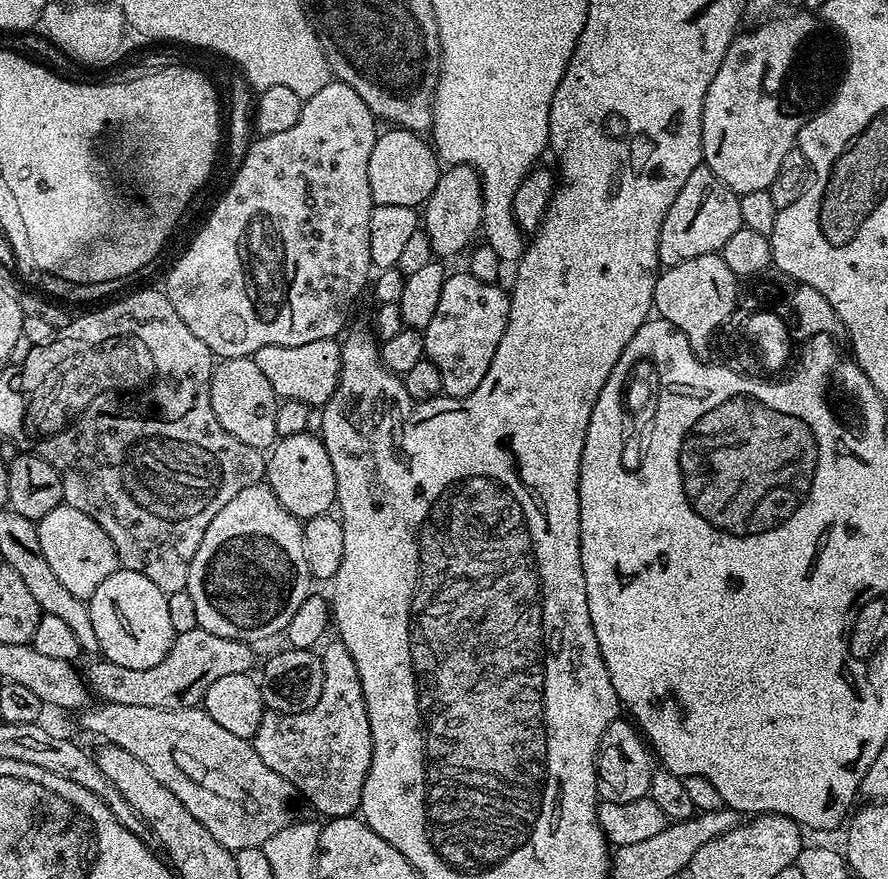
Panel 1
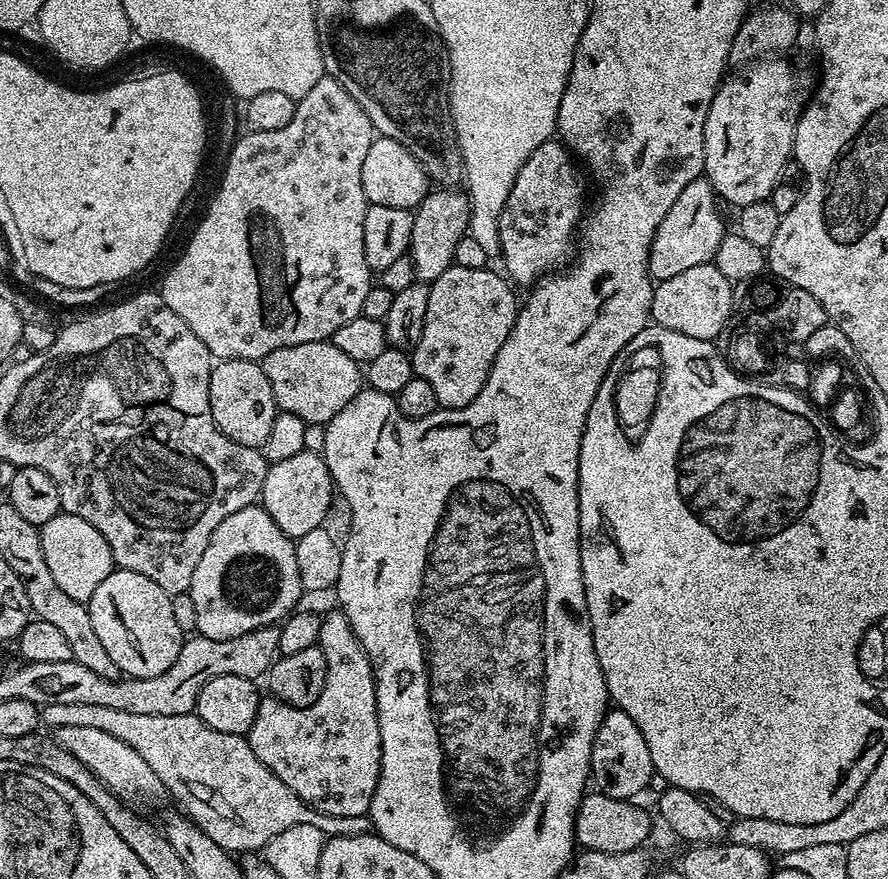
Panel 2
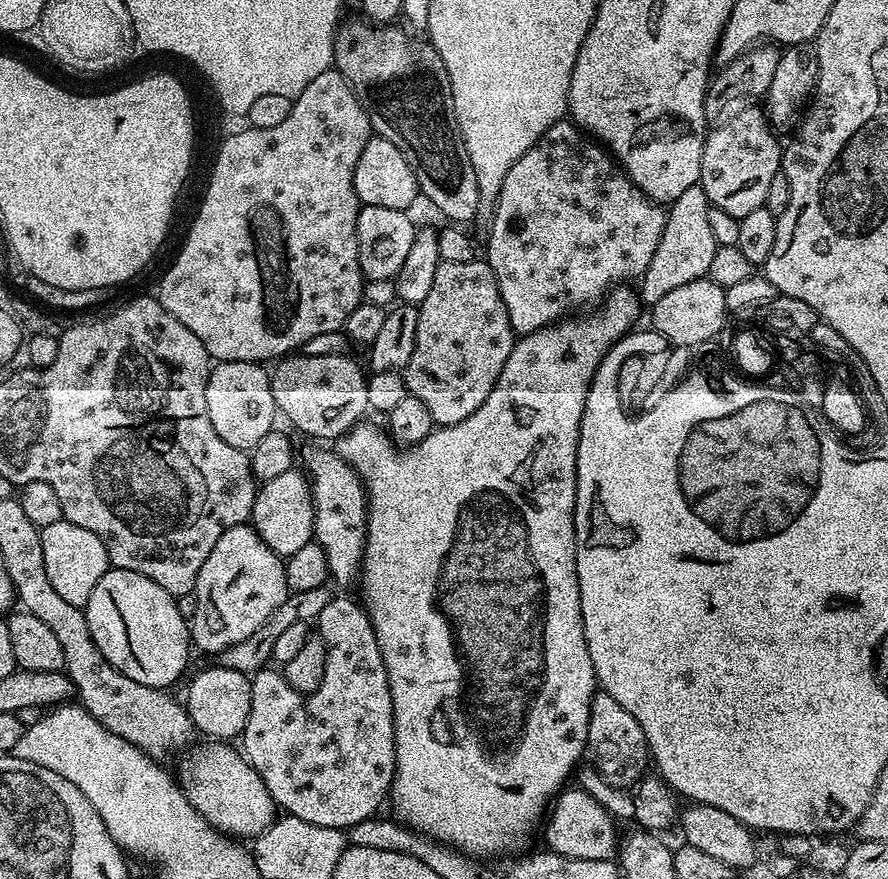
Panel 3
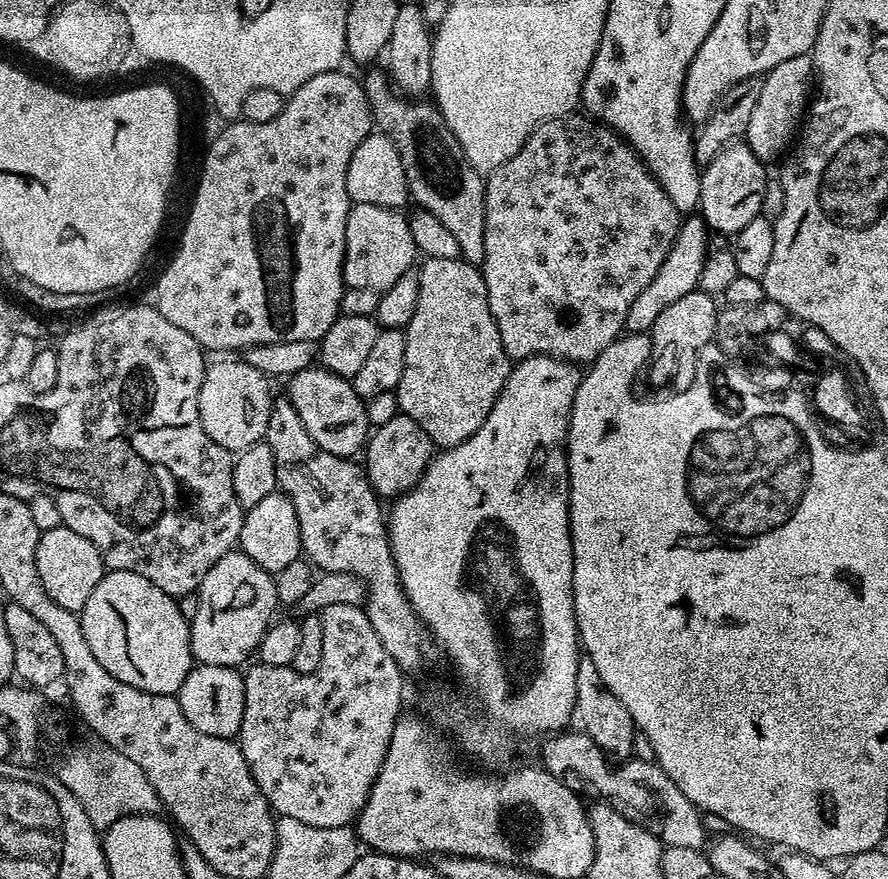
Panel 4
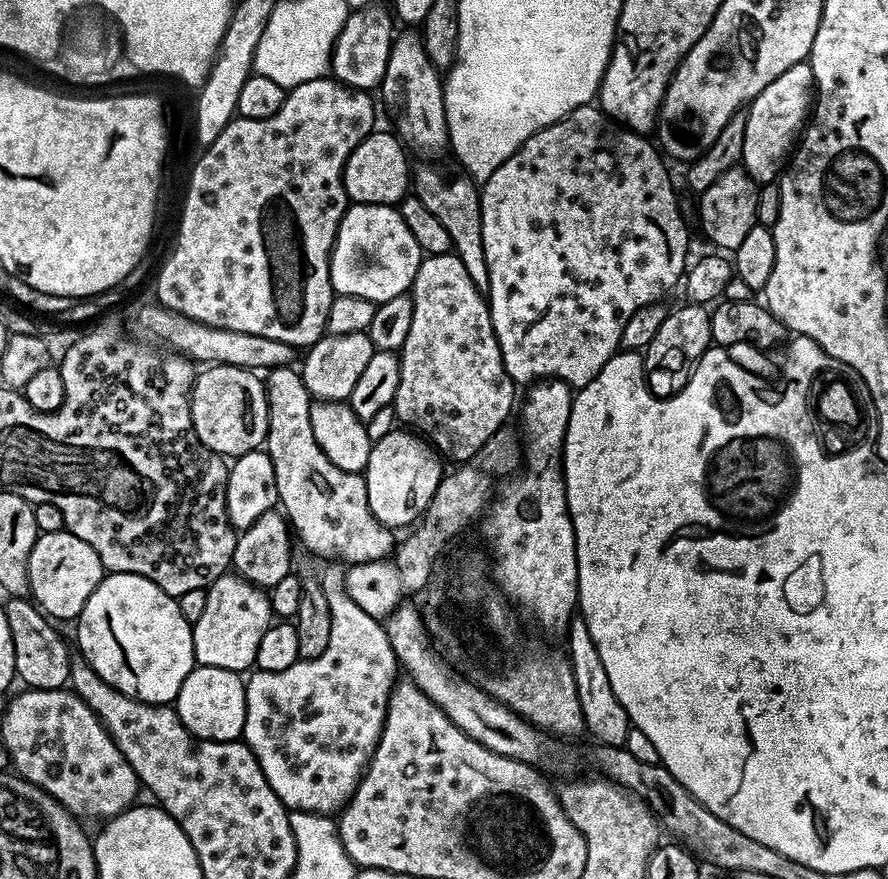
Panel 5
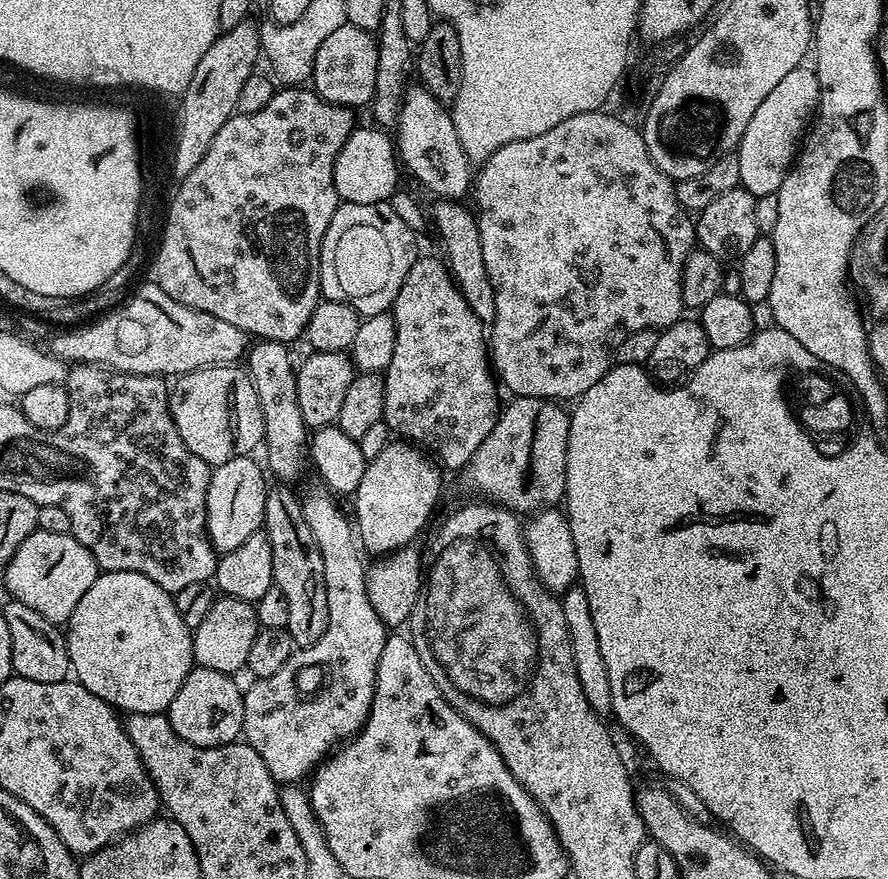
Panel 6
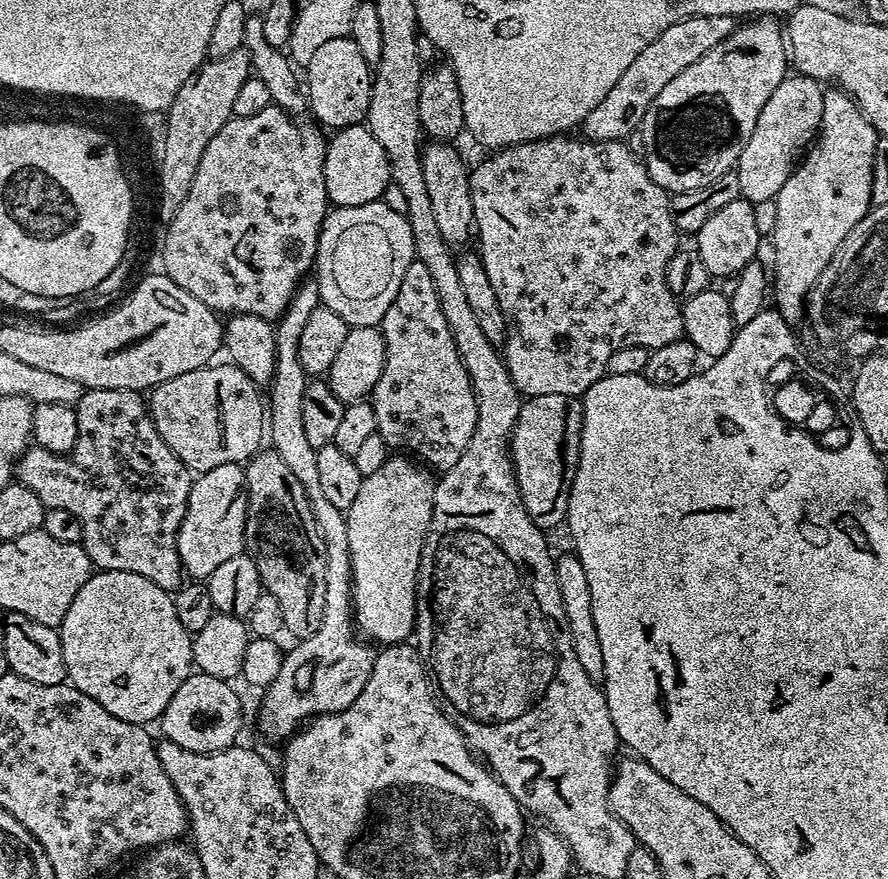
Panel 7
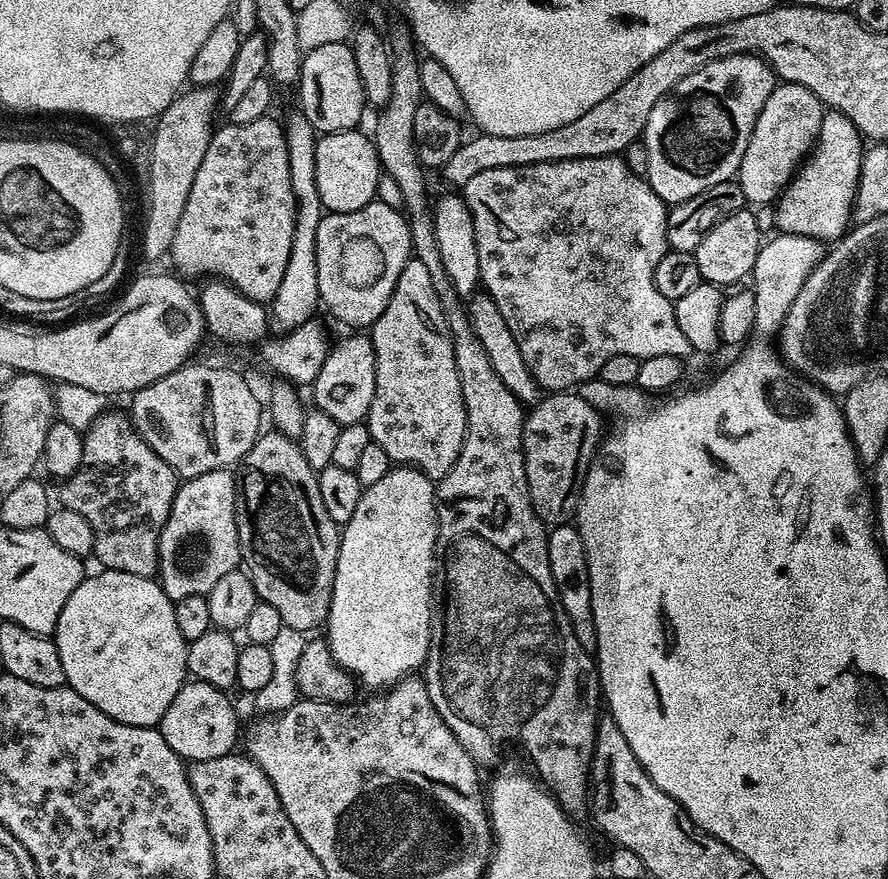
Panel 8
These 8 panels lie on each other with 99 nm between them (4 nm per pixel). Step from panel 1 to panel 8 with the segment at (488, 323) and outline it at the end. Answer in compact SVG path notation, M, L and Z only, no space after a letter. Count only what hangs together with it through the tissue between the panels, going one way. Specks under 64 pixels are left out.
M409 258L406 266L402 266L402 274L398 274L398 282L394 282L386 310L382 310L380 317L372 323L370 335L376 359L376 385L366 423L372 443L386 450L389 461L416 468L438 482L454 466L468 427L466 406L462 402L462 382L458 378L458 366L454 366L454 342L438 294L434 292L430 270L426 270L422 262Z

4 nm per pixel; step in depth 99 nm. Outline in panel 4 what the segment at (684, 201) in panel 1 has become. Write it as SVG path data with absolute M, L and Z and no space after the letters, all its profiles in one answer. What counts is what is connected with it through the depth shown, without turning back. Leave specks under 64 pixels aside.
M692 215L689 220L687 217L681 223L678 234L670 246L670 254L666 254L662 266L658 268L658 274L654 276L654 282L650 282L650 286L646 286L646 290L642 290L642 294L638 294L638 298L634 298L624 319L624 327L629 333L647 333L654 326L654 322L658 322L658 314L662 314L662 310L666 310L666 306L673 305L674 302L678 302L678 298L683 298L684 295L699 289L702 266L710 251L710 245L708 245L710 229L704 223L703 216Z

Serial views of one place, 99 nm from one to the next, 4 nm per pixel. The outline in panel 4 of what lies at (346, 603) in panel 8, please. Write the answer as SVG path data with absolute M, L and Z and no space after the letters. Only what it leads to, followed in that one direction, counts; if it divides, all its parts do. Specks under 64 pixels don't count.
M399 414L391 418L390 422L386 422L385 425L377 427L369 435L366 441L367 452L368 481L372 484L377 496L399 498L424 477L428 463L432 461L434 455L434 445L432 439L426 434L426 430L422 430L422 426L414 422L414 418Z

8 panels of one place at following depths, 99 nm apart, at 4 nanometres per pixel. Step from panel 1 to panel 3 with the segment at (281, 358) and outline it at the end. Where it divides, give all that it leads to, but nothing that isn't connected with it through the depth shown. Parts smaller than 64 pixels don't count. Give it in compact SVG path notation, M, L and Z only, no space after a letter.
M289 354L276 366L270 372L276 411L283 419L285 416L298 431L313 436L316 439L313 441L335 442L365 419L364 412L369 411L366 372L348 354Z

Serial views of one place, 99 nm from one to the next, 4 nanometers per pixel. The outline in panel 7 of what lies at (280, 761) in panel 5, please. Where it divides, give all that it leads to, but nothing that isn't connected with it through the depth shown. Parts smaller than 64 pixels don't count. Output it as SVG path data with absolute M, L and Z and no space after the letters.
M305 278L296 287L288 309L275 321L274 378L266 388L266 428L270 440L272 436L271 447L297 476L298 482L302 482L318 534L322 534L322 546L326 546L326 610L322 610L322 626L318 626L310 638L293 643L293 648L285 651L278 678L274 678L274 682L270 682L270 686L262 692L264 701L260 704L260 728L266 739L279 742L287 741L311 717L321 716L323 712L346 710L346 706L350 706L354 698L366 690L374 659L373 645L363 639L356 640L358 632L354 627L352 606L348 518L345 512L338 510L338 506L328 501L326 494L322 494L322 485L318 483L317 449L310 446L302 423L302 398L310 380L304 375L304 367L298 358L298 342L302 342L302 333L310 314L314 314L319 307L318 282L315 278Z

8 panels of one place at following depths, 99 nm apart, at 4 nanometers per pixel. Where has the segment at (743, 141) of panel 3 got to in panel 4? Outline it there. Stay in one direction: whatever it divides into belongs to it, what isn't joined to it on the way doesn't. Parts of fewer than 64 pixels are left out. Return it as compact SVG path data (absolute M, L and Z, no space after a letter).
M733 142L720 151L714 162L703 167L700 174L699 215L713 233L728 232L734 234L760 215L762 194L766 194L766 186L770 179L765 161L760 160L748 149L747 143Z

